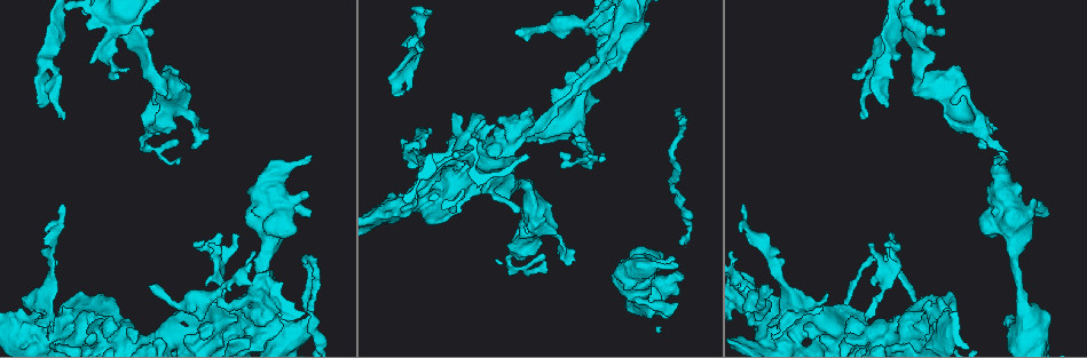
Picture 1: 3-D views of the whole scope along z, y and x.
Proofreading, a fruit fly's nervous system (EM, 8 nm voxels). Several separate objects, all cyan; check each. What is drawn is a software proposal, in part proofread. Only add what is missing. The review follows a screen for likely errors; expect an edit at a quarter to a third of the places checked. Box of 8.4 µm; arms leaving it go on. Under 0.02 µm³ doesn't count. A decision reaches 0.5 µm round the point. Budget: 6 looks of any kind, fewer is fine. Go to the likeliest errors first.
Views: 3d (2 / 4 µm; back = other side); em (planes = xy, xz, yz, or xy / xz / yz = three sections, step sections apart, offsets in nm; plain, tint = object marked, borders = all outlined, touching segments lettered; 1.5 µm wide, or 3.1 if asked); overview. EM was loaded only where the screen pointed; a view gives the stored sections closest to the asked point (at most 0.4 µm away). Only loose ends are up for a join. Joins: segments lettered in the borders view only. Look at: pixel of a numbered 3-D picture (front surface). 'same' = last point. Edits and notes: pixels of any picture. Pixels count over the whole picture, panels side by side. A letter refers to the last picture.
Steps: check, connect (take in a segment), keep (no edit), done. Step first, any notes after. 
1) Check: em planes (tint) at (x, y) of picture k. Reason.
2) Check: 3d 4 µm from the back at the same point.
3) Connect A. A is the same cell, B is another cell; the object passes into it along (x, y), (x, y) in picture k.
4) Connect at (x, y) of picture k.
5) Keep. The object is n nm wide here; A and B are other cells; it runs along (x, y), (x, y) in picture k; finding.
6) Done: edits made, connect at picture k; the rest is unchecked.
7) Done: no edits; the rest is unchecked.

Check: em planes (borders) at (150, 285) of picture 1. Long arm stops here.

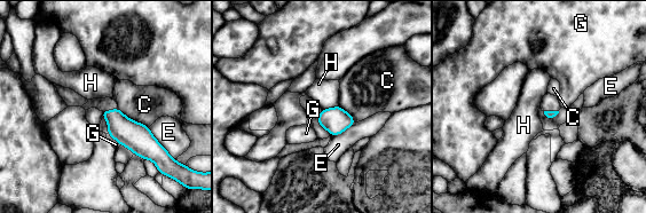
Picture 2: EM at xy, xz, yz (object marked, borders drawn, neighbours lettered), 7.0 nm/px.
Keep. C, E, G and H are other cells; a border runs along (102, 117), (107, 120), (108, 133) in picture 2; no lettered segment goes on from it.

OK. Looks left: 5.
Check: 3d 2 µm at (486, 120) of picture 1. Tapers out.

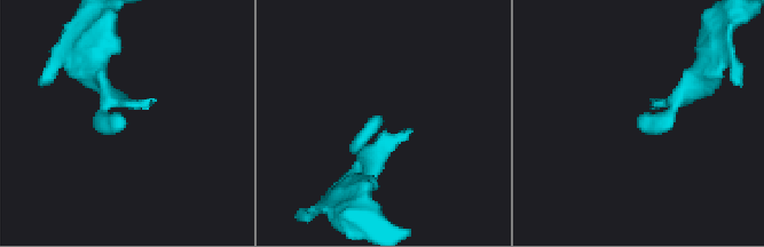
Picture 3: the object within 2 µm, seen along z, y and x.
Check: em xz step 4 (borders) at (126, 123) of picture 3.

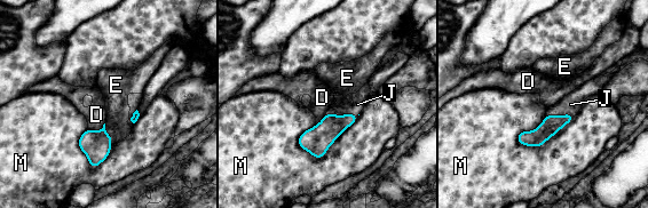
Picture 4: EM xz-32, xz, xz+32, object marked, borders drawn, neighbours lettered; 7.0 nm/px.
Connect J. The longest contact is with M, 460 nm; J is the same cell, D, E and M are other cells; the object passes into it along (317, 140), (342, 116), (360, 98) in picture 4; it goes on there.

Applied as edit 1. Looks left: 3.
Check: overview. Redraw.

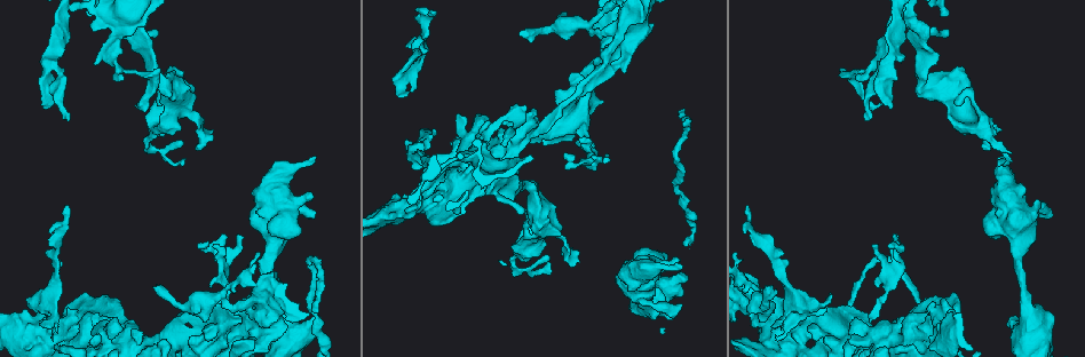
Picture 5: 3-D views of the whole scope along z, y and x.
Check: em xz step 4 (borders) at (877, 285) of picture 5.

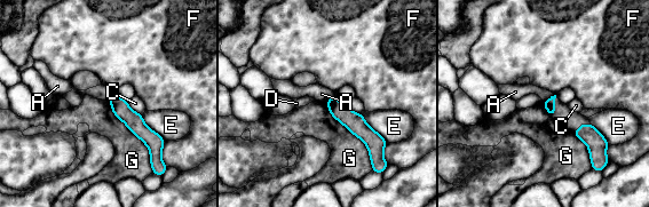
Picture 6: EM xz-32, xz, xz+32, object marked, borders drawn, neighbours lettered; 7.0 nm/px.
Check: em planes (borders) at the same point. Another direction.

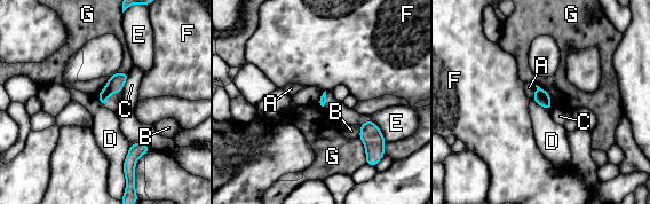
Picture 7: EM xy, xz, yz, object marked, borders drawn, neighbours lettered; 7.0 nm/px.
Keep. A, B, C, D, E, F and G are other cells; no lettered segment goes on from it.

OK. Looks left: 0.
Done: edits made, connect at picture 4; the rest is unchecked.

